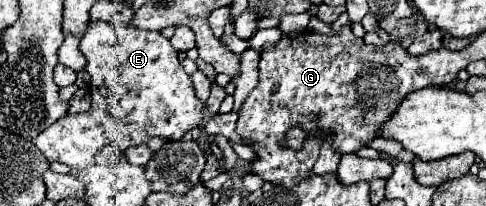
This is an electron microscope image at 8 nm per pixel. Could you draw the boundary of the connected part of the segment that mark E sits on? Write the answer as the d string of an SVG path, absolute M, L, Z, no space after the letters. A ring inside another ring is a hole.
M89 22L85 36L79 42L79 50L83 52L87 64L85 70L91 74L91 108L81 114L67 114L65 118L51 124L45 132L41 132L33 142L45 154L49 162L63 162L75 170L83 170L93 164L95 154L107 146L115 144L121 150L131 146L145 144L149 138L159 136L165 140L181 140L185 132L201 126L205 104L195 96L193 82L185 74L177 52L171 50L171 42L161 36L161 32L145 32L133 26L111 26L107 22Z

